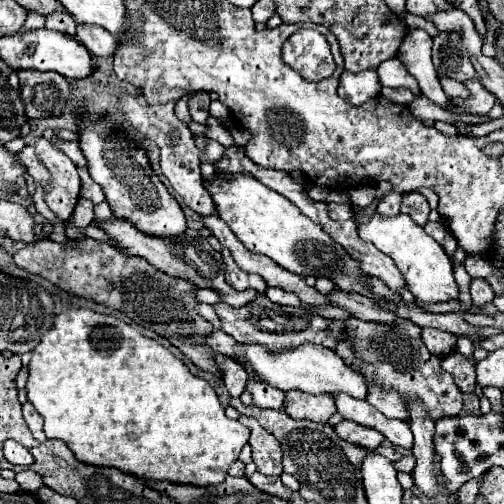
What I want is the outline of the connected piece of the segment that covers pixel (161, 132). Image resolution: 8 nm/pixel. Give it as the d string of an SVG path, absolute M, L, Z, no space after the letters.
M122 94L118 98L122 110L124 110L124 118L136 128L140 130L150 142L154 142L160 148L160 168L164 172L164 176L170 180L172 188L182 196L182 200L186 202L186 206L190 206L194 212L198 212L202 218L204 216L212 216L216 214L214 202L208 194L208 190L202 184L202 174L200 174L200 150L194 144L192 132L188 130L188 126L184 126L184 122L180 122L174 116L174 104L158 104L158 106L148 106L144 104L138 96L134 94Z

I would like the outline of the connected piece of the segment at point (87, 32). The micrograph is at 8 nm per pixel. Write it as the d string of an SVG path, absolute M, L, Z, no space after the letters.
M78 24L76 38L88 48L92 56L112 56L116 50L116 38L110 32L104 32L104 28L96 24Z

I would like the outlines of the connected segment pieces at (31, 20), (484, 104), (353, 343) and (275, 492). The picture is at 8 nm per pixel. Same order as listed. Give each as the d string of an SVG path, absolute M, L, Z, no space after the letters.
M32 12L32 14L28 14L28 18L26 18L26 22L24 22L24 26L22 26L22 30L20 30L20 32L28 32L28 30L44 28L44 22L46 22L46 18L44 18L44 16L36 16L36 14Z
M470 80L466 84L466 88L470 90L472 98L468 98L468 100L454 100L454 104L460 106L460 108L464 108L464 110L468 110L468 112L472 112L472 114L486 116L492 110L496 98L486 88L482 88L480 80Z
M348 318L348 320L332 320L330 332L340 340L334 350L344 358L344 362L356 372L360 372L366 382L374 382L386 388L396 388L406 404L412 396L418 396L432 420L442 416L456 416L462 410L462 392L456 388L452 376L440 370L440 358L430 354L420 338L420 326L410 320L400 320L400 324L368 324L364 320Z
M256 472L256 474L252 474L250 478L248 478L258 490L262 490L262 492L266 492L266 494L272 494L272 496L278 496L278 498L290 498L290 488L284 488L284 484L280 482L280 476L264 476L264 474L260 474L260 472Z

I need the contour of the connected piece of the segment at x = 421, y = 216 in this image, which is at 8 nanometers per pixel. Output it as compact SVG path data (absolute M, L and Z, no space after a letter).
M418 192L404 194L402 196L402 214L408 214L418 226L424 226L428 222L428 214L430 214L426 198Z

